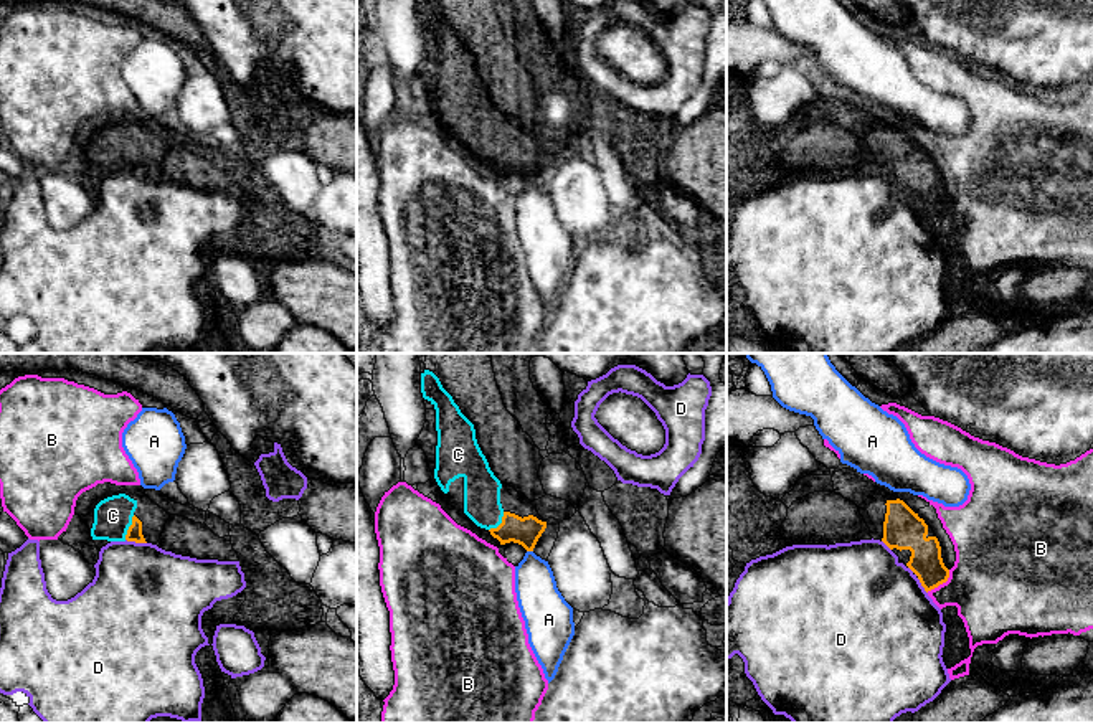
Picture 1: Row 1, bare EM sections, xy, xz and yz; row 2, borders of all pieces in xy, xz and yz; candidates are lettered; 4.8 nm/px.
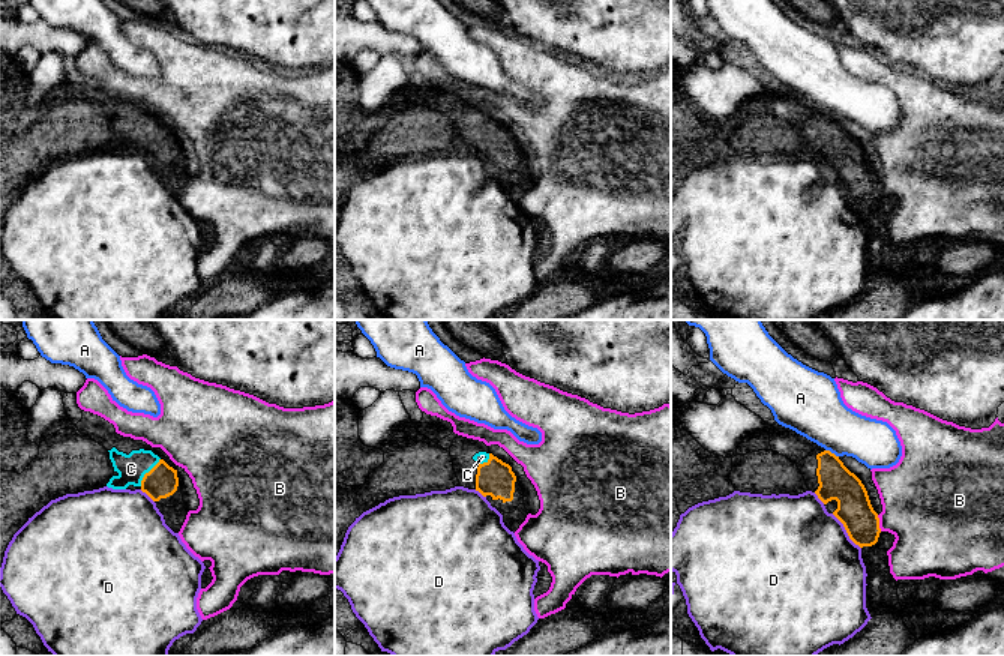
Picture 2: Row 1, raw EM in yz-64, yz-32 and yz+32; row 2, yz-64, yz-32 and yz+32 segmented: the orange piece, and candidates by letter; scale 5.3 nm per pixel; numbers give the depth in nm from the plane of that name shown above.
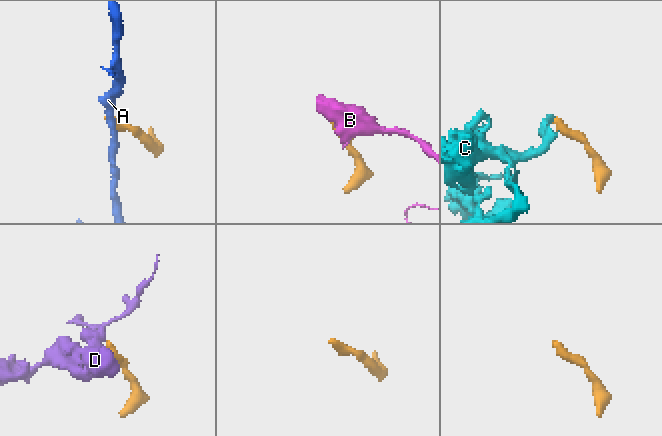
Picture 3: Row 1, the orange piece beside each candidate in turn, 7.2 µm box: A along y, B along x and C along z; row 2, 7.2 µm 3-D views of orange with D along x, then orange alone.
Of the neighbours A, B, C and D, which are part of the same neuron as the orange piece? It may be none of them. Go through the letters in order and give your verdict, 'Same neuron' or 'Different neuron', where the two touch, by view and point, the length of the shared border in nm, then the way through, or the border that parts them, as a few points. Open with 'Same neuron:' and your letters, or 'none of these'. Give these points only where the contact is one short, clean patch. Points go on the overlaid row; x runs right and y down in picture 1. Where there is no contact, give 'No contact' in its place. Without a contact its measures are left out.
Same neuron: C
A: Different neuron. Touches orange at xz (530, 550). Shared border 30 nm. Boundary: xz (527, 550), (532, 552)
B: Different neuron. Touches orange at yz (941, 583). Shared border 160 nm
C: Same neuron. Touches orange at xy (129, 527). Shared border 130 nm. Path across: xy (134, 533), (129, 527), (113, 515)
D: Different neuron. Touches orange at xy (136, 542). Shared border 110 nm

